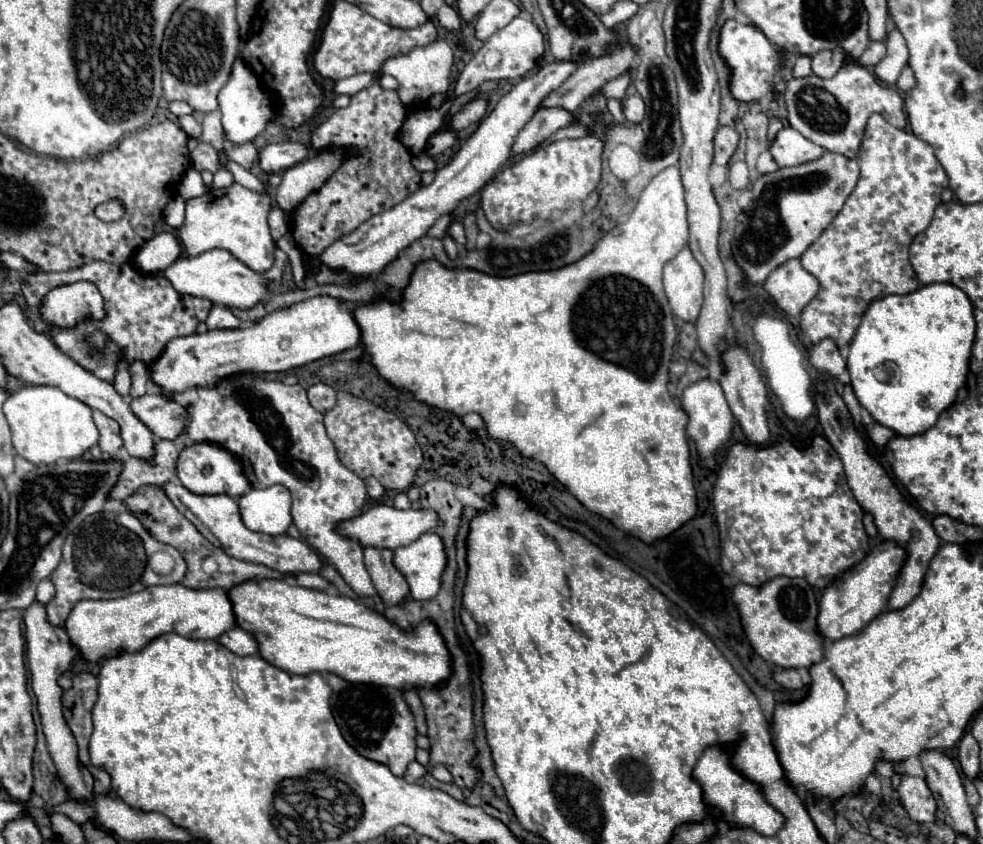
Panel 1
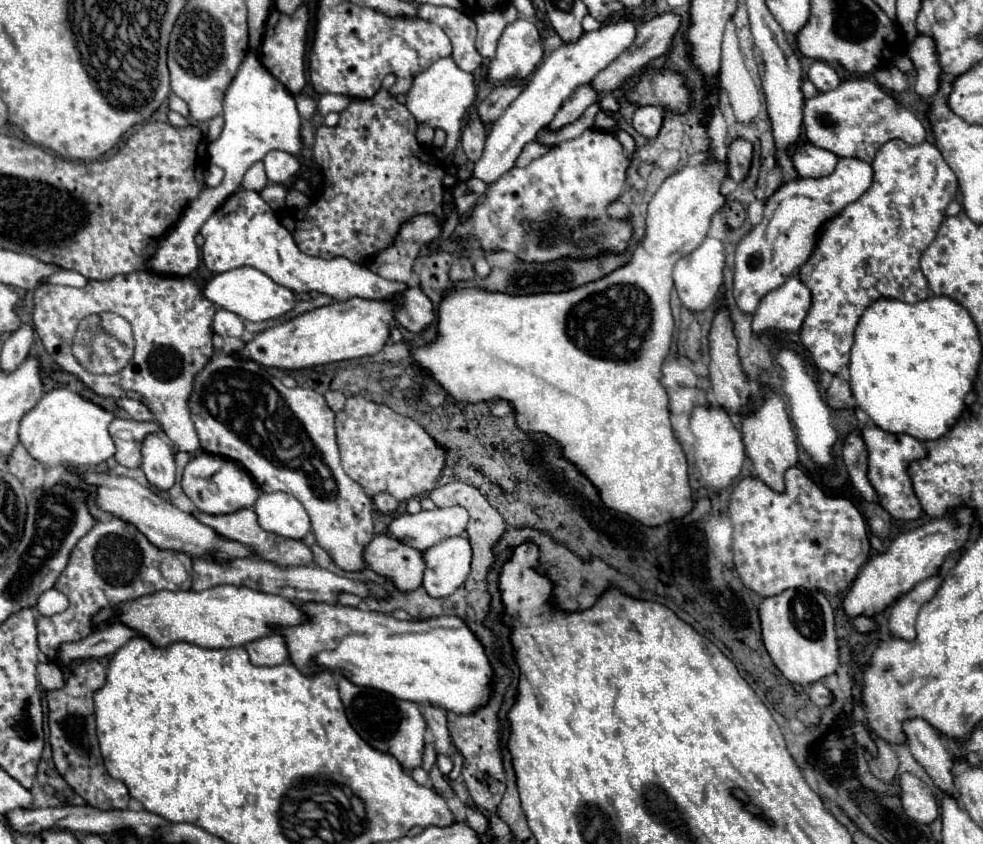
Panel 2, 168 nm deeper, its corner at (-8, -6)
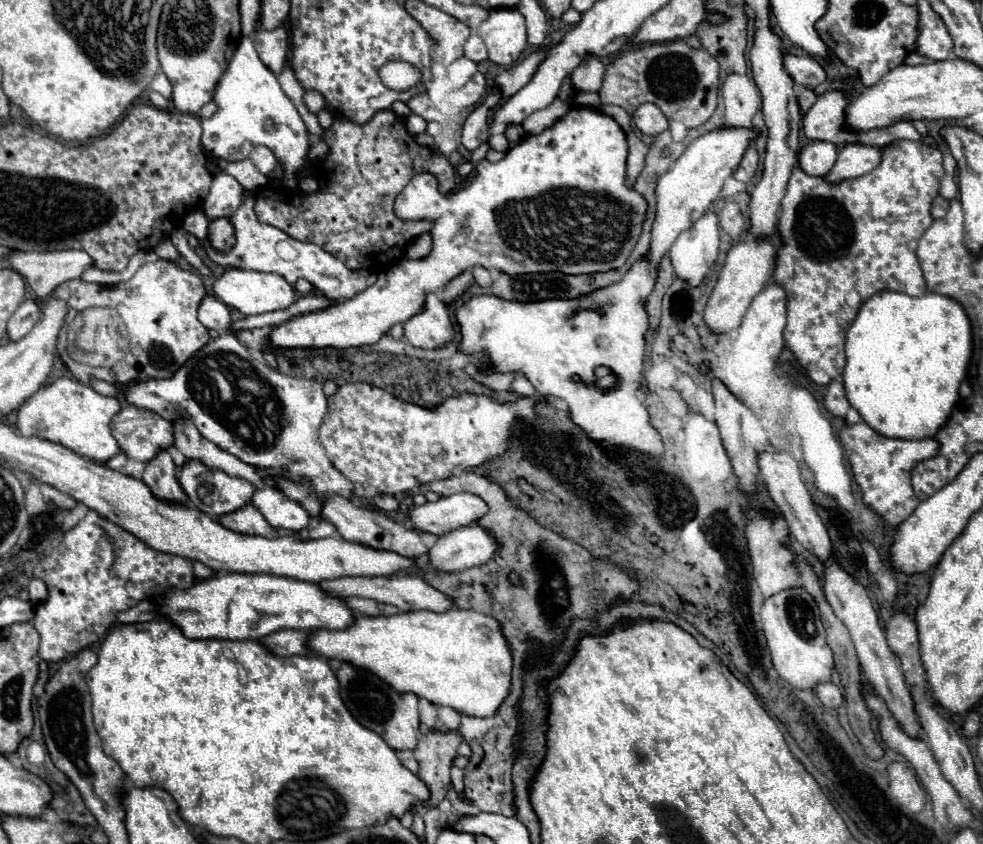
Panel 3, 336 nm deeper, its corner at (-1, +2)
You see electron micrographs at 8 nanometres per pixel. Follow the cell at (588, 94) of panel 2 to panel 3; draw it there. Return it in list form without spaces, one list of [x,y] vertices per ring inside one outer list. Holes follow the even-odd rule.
[[[588,55],[574,71],[572,71],[572,85],[576,91],[598,91],[602,85],[604,63],[596,55]]]

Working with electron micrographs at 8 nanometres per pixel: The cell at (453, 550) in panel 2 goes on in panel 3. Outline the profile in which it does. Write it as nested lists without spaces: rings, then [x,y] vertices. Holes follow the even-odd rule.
[[[474,523],[438,537],[436,545],[430,549],[430,563],[446,573],[464,571],[488,563],[498,551],[500,543],[496,537]]]

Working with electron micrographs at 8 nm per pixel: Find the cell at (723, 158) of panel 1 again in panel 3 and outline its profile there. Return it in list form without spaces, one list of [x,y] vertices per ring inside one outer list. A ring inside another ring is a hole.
[[[750,145],[748,151],[744,153],[744,159],[742,159],[740,167],[734,171],[734,177],[742,183],[748,183],[754,177],[756,169],[758,169],[758,153],[756,153],[754,145]]]

